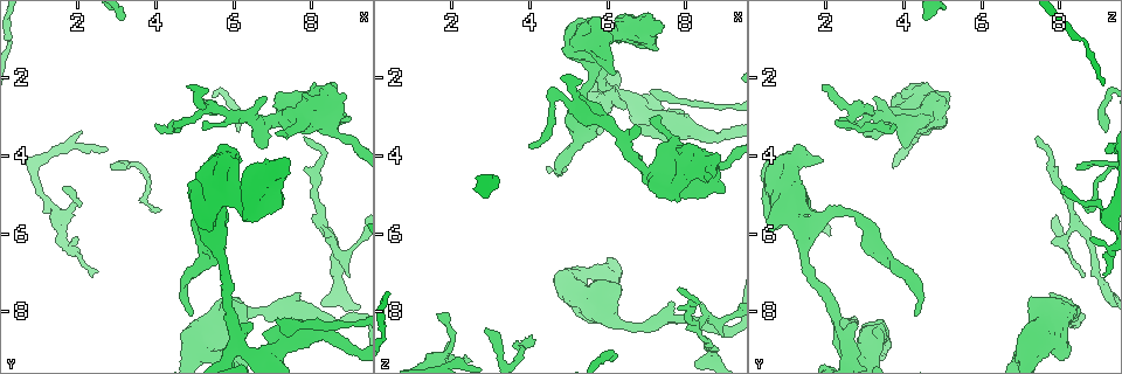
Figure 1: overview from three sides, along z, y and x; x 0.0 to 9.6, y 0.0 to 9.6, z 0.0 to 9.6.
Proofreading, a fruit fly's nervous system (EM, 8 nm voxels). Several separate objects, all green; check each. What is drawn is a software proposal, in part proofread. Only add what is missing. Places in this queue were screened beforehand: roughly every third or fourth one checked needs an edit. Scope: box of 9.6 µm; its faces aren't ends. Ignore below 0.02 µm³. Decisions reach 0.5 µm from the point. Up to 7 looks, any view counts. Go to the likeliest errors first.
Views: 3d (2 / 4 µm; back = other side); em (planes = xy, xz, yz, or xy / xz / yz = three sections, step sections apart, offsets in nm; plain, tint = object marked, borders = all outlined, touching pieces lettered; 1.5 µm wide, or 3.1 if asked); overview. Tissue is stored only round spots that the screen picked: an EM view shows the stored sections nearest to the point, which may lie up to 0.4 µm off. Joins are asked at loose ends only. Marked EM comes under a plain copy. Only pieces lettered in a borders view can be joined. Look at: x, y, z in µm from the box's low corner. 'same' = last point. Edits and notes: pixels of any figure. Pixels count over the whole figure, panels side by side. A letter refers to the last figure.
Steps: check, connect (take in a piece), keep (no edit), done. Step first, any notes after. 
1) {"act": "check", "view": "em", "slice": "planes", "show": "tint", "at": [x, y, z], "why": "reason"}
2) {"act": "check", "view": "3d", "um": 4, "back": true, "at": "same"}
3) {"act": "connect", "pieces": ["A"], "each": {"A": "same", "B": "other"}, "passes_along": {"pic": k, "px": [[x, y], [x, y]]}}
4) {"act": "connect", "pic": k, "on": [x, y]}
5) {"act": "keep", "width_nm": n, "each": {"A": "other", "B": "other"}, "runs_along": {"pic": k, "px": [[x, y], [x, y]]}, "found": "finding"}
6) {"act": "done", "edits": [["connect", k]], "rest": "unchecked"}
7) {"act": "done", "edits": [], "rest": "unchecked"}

{"act": "check", "view": "3d", "um": 2, "at": [6.25, 4.10, 1.90], "why": "stops while still wide"}

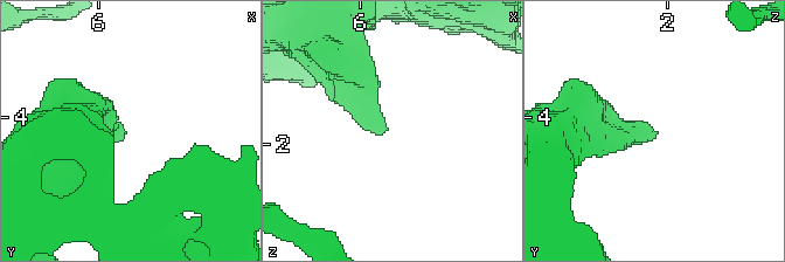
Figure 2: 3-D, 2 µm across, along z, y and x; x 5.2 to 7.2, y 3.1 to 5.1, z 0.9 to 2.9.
{"act": "check", "view": "em", "slice": "planes", "show": "borders", "at": [6.24, 4.12, 1.84]}

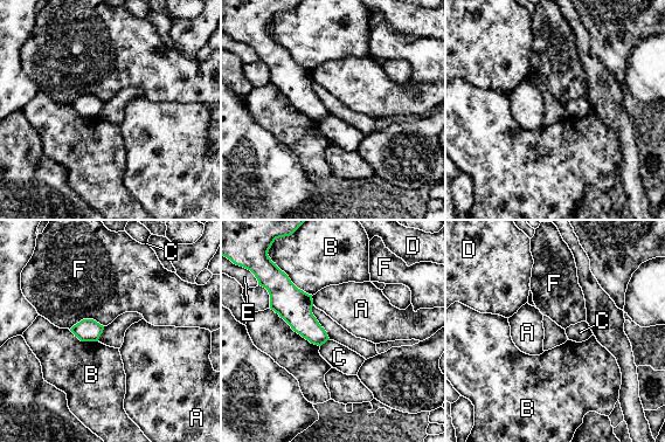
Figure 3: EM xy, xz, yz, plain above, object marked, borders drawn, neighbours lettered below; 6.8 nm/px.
{"act": "keep", "each": {"A": "other", "B": "other", "C": "other", "D": "other", "E": "other", "F": "other"}, "found": "none of them fits"}

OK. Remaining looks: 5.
{"act": "check", "view": "3d", "um": 2, "at": [7.75, 7.50, 7.75], "why": "an open end"}

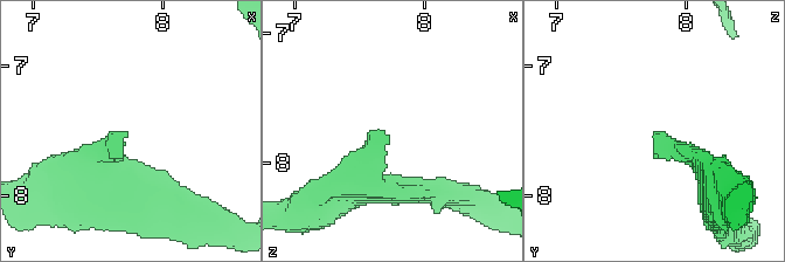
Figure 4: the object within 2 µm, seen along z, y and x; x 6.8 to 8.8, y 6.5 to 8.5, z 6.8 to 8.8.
{"act": "check", "view": "em", "slice": "xz", "step": 4, "show": "borders", "at": [7.70, 7.52, 7.76], "why": "now the EM"}

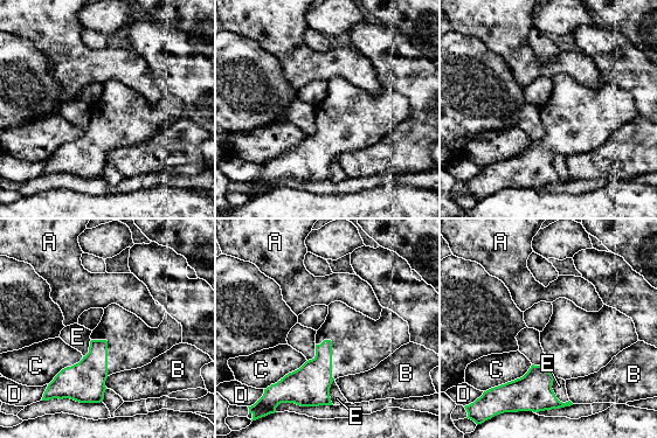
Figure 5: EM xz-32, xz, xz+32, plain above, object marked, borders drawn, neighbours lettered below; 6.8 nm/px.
{"act": "check", "view": "em", "slice": "planes", "show": "borders", "at": "same", "why": "cut it another way"}

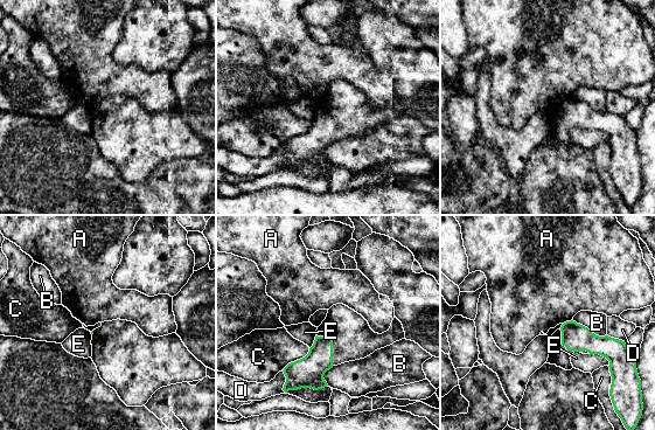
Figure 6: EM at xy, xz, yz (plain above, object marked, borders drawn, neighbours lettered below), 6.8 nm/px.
{"act": "keep", "each": {"A": "other", "B": "other", "C": "other", "D": "other", "E": "other"}, "border": {"pic": 6, "px": [[571, 319], [563, 324]]}, "found": "none of them fits"}

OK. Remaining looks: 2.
{"act": "check", "view": "3d", "um": 4, "at": [4.90, 2.30, 1.95], "why": "branch stops here"}

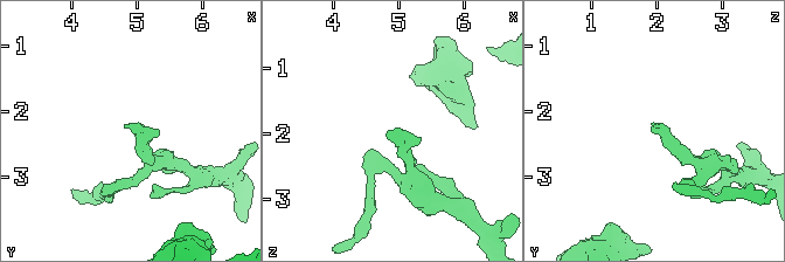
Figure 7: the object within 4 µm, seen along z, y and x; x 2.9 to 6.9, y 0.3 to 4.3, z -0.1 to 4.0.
{"act": "check", "view": "em", "slice": "xy", "step": 4, "show": "borders", "at": [4.85, 2.20, 1.90], "why": "need the tissue"}

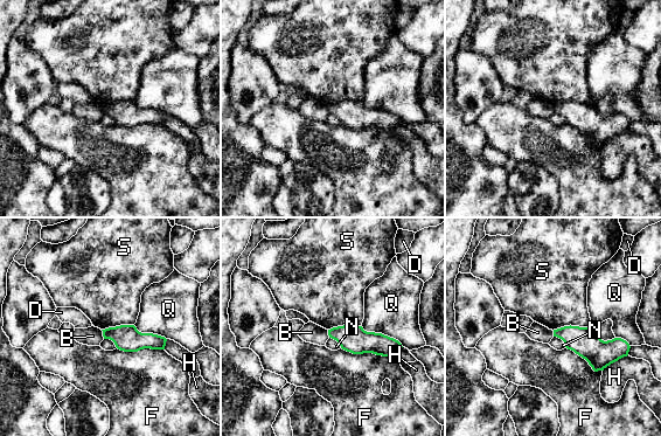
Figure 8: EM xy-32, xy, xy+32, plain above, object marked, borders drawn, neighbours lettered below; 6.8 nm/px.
{"act": "keep", "longest_contact_nm": ["F", 380], "each": {"B": "other", "D": "other", "F": "other", "H": "other", "N": "other", "Q": "other", "S": "other"}, "border": {"pic": 8, "px": [[554, 336], [558, 337], [566, 347]]}, "found": "none of them fits"}

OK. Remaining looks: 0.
{"act": "done", "edits": [], "rest": "unchecked"}

